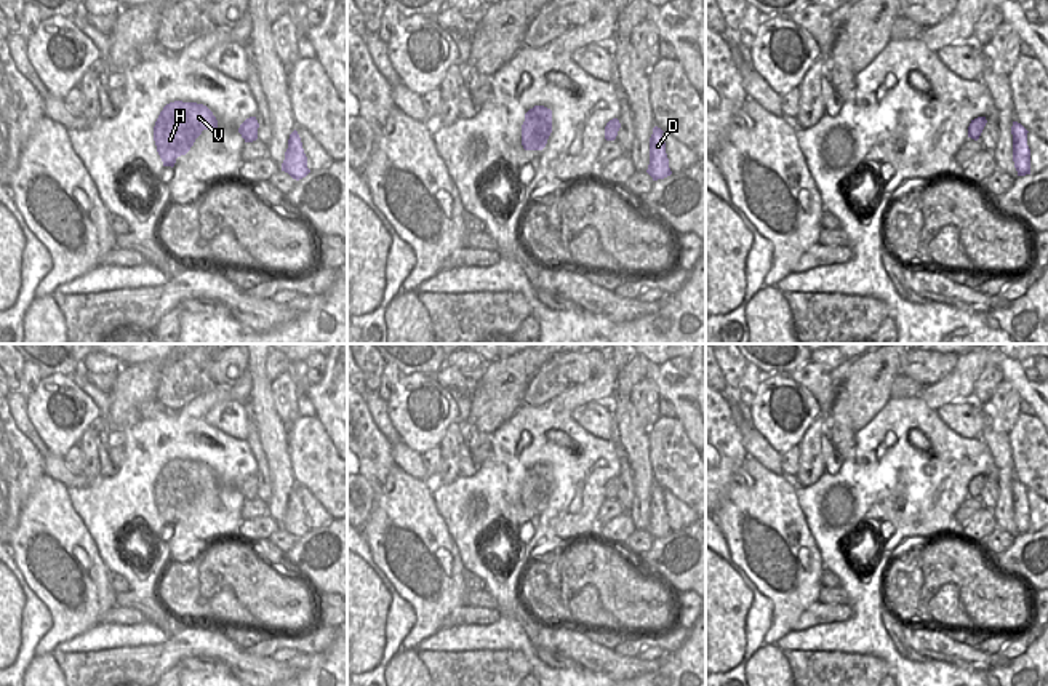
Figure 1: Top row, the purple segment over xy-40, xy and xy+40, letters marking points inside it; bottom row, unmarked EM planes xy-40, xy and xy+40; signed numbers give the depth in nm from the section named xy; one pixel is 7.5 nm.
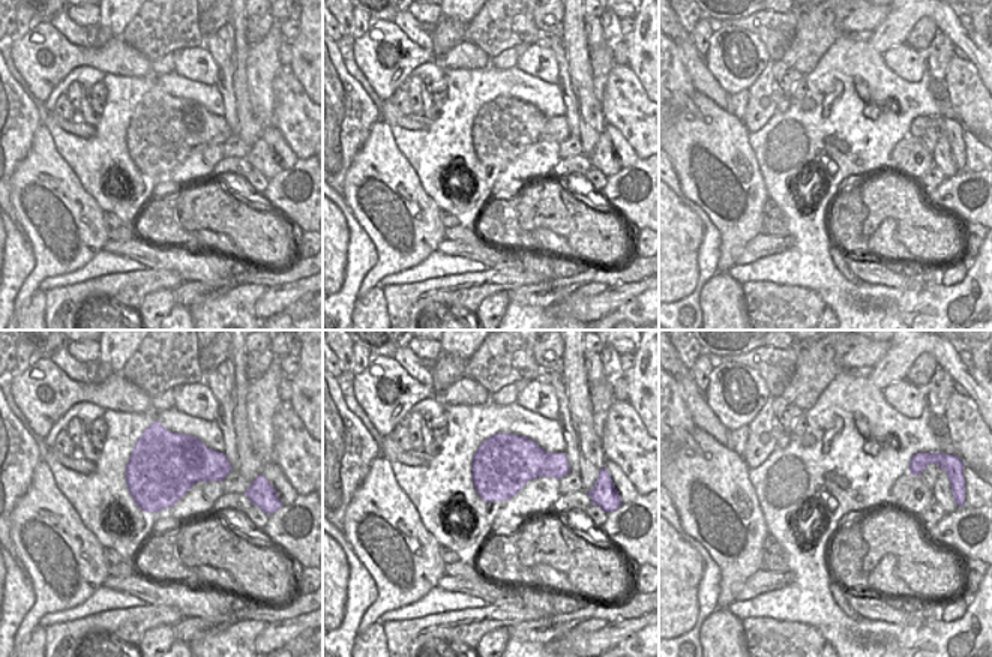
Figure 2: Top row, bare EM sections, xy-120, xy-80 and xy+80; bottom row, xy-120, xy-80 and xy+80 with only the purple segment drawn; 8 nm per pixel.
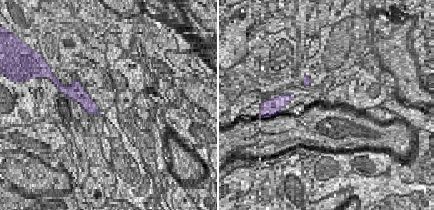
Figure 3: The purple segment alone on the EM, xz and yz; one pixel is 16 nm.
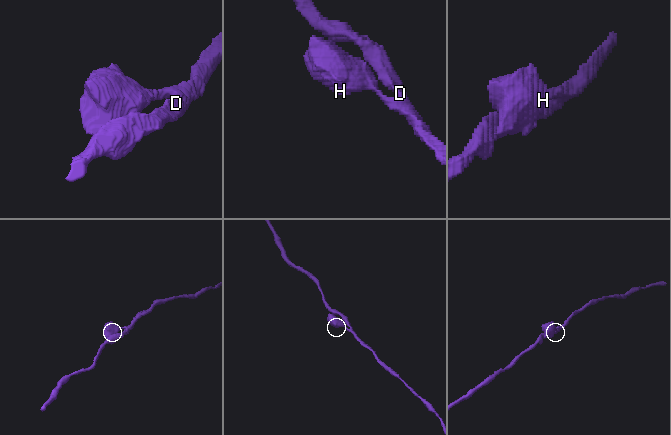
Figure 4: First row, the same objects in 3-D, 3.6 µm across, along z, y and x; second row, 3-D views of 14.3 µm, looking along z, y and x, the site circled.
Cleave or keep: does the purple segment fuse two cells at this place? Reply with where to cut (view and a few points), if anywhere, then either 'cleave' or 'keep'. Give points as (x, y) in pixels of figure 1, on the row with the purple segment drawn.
no cut | keep

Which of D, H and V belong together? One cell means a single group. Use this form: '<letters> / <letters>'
D H V

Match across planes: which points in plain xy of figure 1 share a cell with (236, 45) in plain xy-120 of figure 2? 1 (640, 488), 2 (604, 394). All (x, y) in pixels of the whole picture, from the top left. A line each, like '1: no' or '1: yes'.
1: yes
2: no

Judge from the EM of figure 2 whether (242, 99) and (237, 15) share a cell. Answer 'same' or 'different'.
same

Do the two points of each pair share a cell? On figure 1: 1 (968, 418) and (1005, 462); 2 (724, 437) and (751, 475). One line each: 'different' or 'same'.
1: different
2: different

